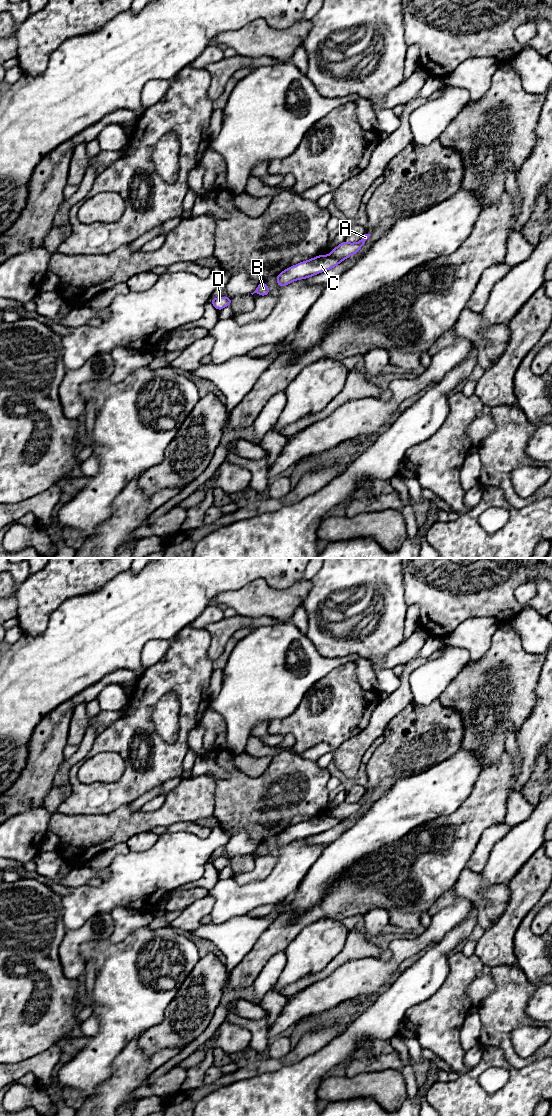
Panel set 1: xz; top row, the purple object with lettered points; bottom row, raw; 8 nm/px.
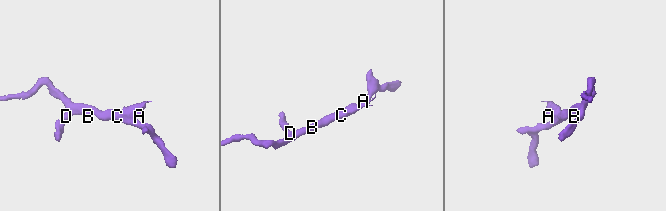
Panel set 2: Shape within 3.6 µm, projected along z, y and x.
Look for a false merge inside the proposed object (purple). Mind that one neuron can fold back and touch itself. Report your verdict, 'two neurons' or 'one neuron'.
two neurons

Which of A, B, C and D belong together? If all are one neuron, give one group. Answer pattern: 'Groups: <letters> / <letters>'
Groups: A / B C D

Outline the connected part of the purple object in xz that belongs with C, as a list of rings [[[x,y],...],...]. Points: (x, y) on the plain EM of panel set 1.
[[[320,815],[310,820],[303,821],[295,826],[291,826],[281,832],[277,838],[279,847],[285,846],[295,840],[305,839],[327,831],[337,826],[341,821],[332,815]]]

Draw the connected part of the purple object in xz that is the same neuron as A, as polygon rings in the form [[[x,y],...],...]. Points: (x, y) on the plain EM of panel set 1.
[[[364,794],[363,798],[357,803],[347,803],[346,801],[344,801],[336,808],[334,808],[330,815],[339,819],[340,821],[343,821],[349,816],[357,813],[369,797],[370,794]]]

